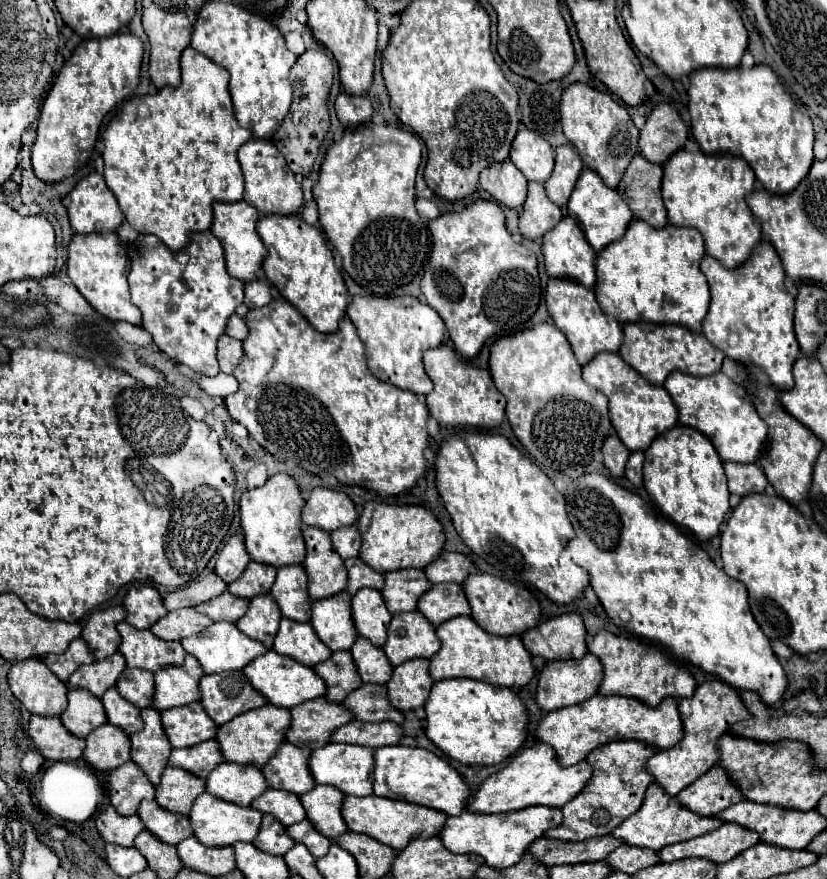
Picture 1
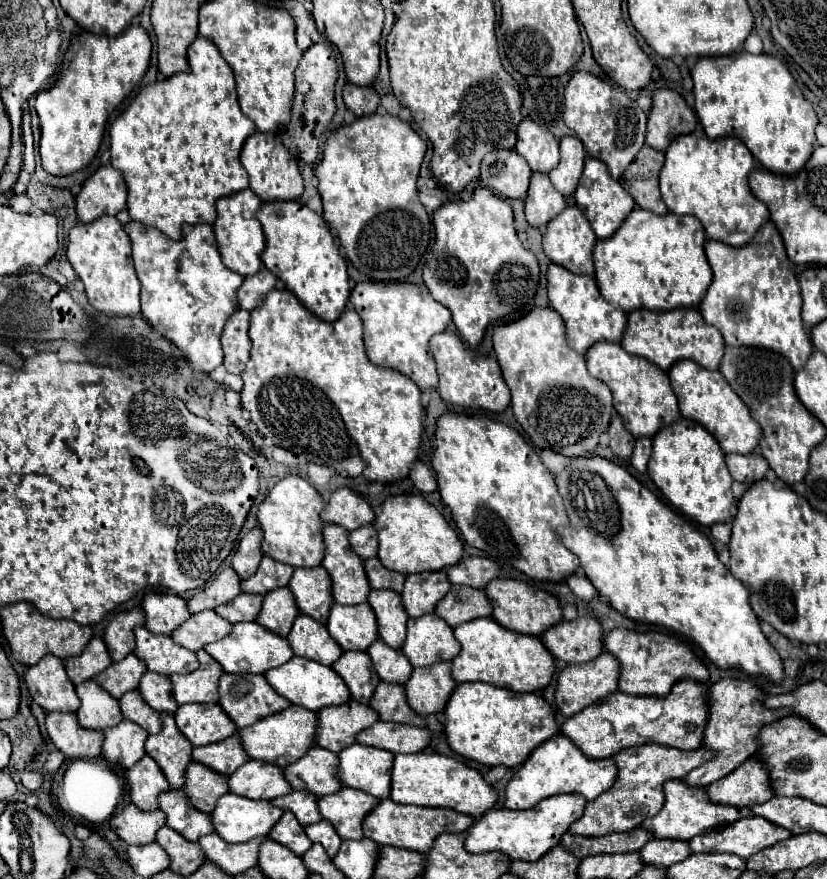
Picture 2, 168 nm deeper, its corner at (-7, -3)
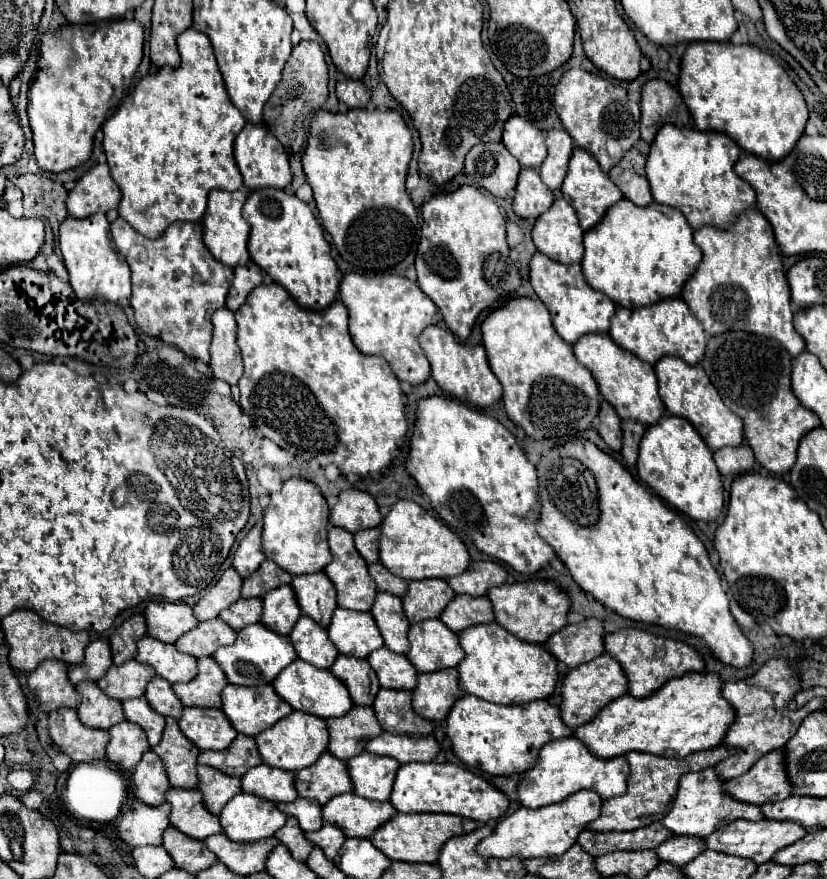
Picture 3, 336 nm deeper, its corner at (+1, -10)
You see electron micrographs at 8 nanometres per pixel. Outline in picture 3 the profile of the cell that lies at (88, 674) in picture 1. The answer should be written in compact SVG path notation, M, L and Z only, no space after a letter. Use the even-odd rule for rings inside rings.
M127 661L123 665L113 665L97 685L119 701L141 697L147 689L147 683L155 677L155 671L149 665L139 661Z

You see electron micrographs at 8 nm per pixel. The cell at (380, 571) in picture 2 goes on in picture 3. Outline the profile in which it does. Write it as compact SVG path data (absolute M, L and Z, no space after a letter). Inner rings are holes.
M371 563L369 565L369 573L375 579L379 591L387 591L387 593L405 597L409 583L405 579L401 579L401 577L395 577L383 563Z

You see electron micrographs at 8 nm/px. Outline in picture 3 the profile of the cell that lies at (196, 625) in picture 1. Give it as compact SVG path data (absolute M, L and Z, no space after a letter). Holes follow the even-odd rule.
M211 619L199 623L195 629L185 633L183 637L177 639L175 647L183 653L189 653L193 657L205 657L213 655L219 647L231 645L237 639L237 631L231 629L227 623L221 619Z

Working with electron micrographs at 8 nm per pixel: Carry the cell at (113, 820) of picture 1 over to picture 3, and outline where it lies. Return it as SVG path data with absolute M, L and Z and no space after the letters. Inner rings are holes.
M131 799L129 811L123 813L117 833L125 843L133 847L161 845L163 831L169 827L169 813L171 813L169 803L149 807L139 799Z

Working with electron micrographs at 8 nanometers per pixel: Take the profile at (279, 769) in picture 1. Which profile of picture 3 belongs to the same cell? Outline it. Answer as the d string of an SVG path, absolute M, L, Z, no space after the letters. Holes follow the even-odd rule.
M323 753L315 765L301 769L295 775L295 781L297 793L301 797L317 799L321 805L325 805L335 795L353 791L351 779L347 775L347 763L333 757L331 753Z

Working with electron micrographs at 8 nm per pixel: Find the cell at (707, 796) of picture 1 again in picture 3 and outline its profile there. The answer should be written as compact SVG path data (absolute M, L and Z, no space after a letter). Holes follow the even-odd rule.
M775 749L759 759L745 775L725 783L725 791L745 803L763 805L781 801L793 793L793 785L785 771L785 749Z

